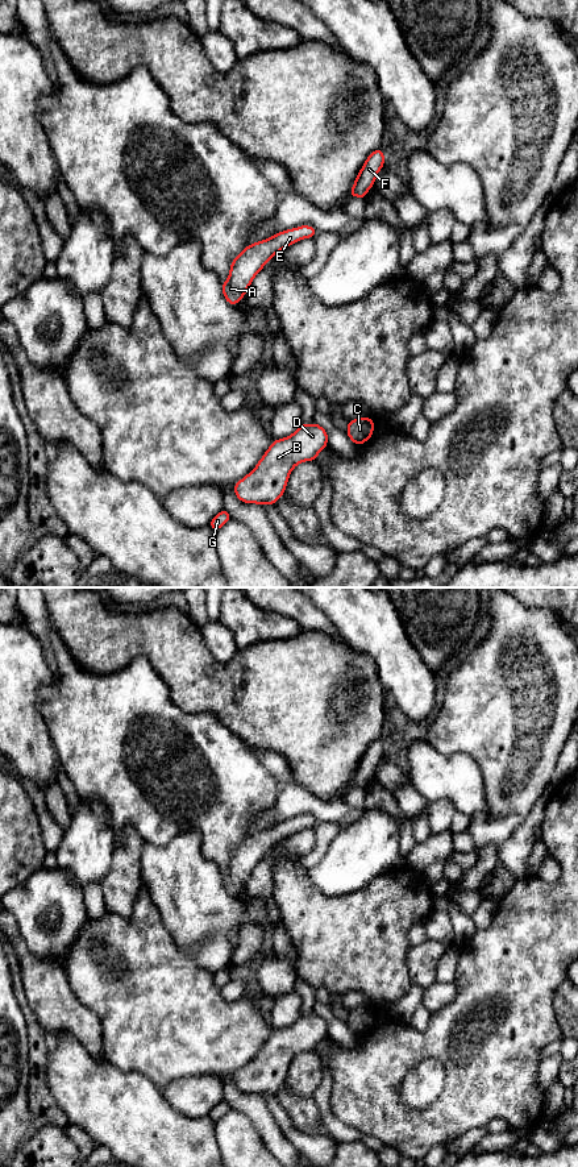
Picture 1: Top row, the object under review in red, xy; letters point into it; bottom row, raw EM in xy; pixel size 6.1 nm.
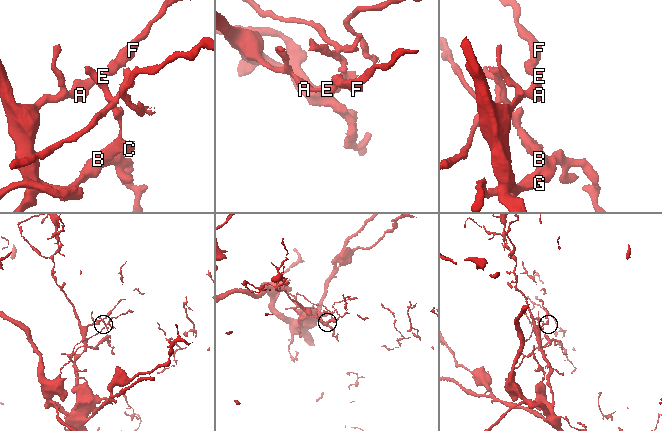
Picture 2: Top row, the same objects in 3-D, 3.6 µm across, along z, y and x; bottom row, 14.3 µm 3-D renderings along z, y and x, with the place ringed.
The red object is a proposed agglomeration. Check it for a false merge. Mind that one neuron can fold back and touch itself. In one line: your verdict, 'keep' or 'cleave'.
cleave

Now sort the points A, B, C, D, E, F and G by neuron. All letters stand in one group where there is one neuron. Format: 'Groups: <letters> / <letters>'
Groups: A E G / B C D F

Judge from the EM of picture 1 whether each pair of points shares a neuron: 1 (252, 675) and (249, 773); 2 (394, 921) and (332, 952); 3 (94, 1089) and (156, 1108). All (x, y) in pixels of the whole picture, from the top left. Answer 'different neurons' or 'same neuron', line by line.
1: different neurons
2: same neuron
3: same neuron

